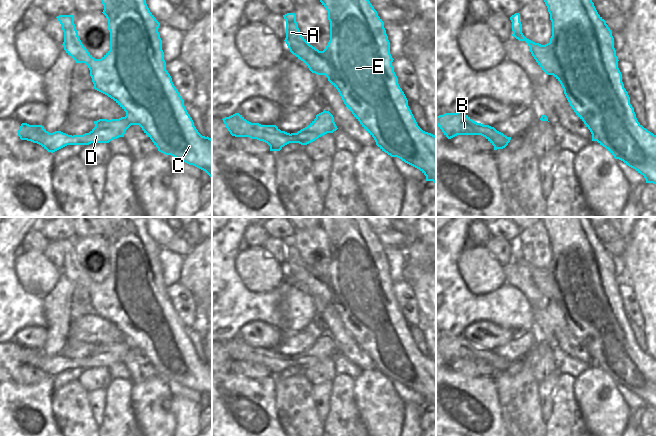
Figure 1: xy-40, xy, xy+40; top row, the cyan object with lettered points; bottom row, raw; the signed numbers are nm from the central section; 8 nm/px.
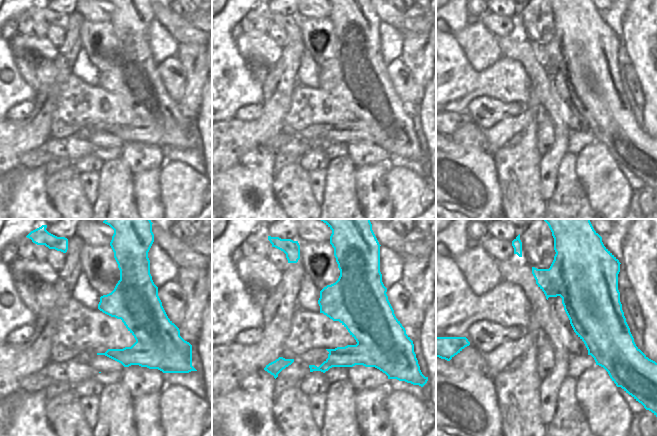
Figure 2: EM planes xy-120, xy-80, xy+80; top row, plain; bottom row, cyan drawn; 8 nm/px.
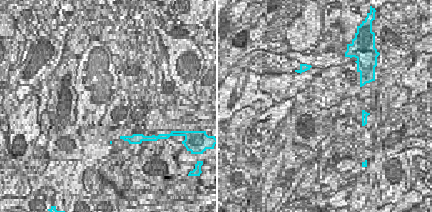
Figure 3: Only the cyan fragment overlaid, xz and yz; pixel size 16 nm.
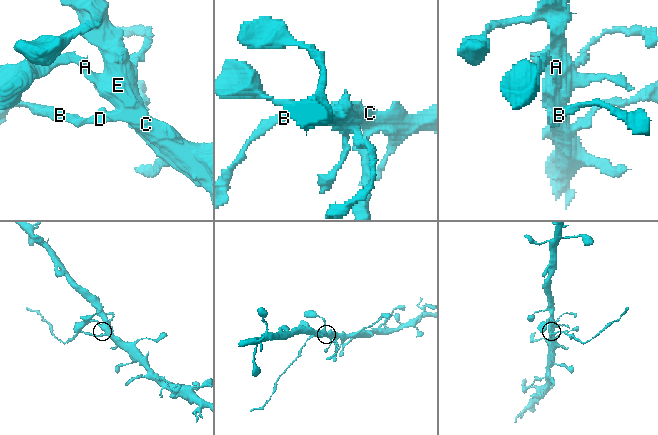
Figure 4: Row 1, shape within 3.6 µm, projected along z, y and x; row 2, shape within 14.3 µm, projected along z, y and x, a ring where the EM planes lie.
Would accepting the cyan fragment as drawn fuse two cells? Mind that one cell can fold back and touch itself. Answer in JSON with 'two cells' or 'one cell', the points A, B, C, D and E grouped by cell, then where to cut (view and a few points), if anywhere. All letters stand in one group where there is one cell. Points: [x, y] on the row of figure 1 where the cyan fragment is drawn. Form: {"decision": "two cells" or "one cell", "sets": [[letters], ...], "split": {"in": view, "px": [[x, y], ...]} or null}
{"decision": "two cells", "sets": [["A", "C", "D", "E"], ["B"]], "split": {"in": "xy", "px": [[291, 133], [306, 144]]}}

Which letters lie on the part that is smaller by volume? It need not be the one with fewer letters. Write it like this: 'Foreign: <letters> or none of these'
Foreign: B.

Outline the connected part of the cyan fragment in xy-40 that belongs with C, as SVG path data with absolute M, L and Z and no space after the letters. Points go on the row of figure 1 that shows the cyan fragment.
M146 0L101 2L110 32L110 50L101 59L95 59L82 44L74 24L74 15L59 15L56 18L64 32L62 45L66 53L76 63L88 66L94 89L113 99L126 112L126 116L111 120L99 119L94 121L95 127L89 133L73 136L81 137L82 145L109 143L124 137L131 125L139 125L159 152L205 171L212 179L212 139L198 132L166 70L162 40L158 32L160 23L150 12Z

